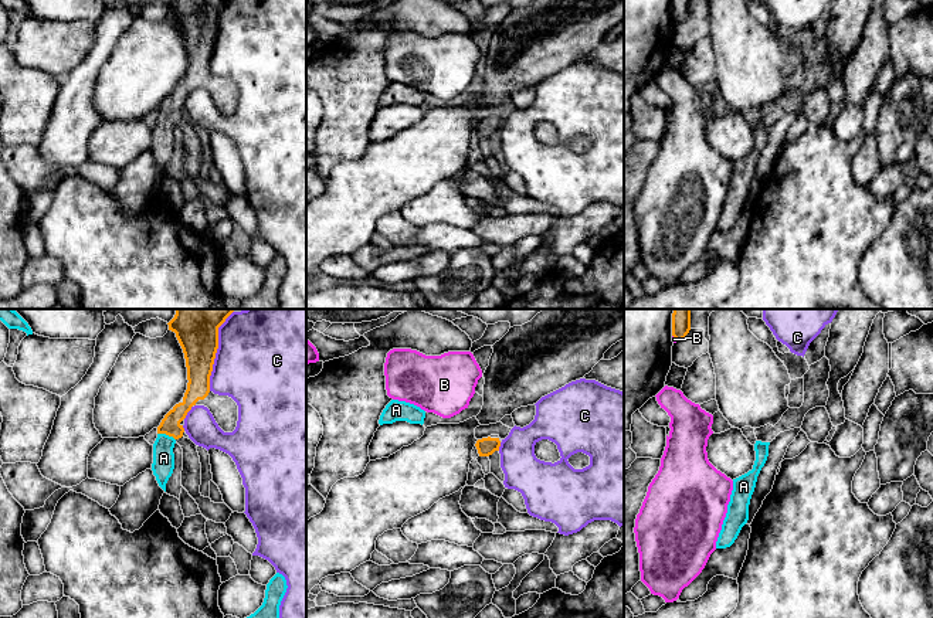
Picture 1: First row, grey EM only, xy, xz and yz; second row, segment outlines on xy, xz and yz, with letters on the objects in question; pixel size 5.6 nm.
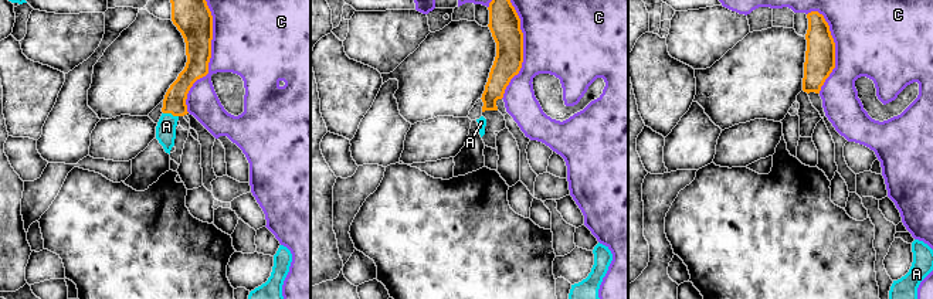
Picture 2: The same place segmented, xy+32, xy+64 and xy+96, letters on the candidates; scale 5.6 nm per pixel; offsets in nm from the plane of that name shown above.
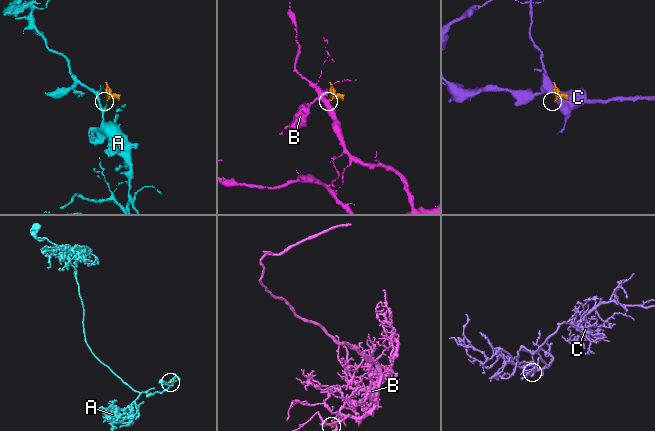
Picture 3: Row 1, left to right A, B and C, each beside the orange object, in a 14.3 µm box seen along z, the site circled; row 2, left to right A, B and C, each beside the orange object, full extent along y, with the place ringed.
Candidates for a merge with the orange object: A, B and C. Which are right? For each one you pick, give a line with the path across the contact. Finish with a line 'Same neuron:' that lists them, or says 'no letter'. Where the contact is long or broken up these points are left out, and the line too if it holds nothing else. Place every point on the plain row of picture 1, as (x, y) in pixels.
A: runs through xy (170, 108), (166, 116), (163, 141)
Same neuron: A

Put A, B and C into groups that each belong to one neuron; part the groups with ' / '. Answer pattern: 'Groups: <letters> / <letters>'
Groups: A / B / C

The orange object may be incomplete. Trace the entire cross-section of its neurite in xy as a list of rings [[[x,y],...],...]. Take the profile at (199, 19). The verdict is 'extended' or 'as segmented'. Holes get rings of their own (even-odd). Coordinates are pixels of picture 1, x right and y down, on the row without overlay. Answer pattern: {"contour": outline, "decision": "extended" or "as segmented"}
{"contour": [[[173,0],[167,7],[169,13],[176,16],[176,20],[183,31],[186,50],[187,50],[187,72],[183,82],[176,86],[162,102],[157,109],[157,120],[153,126],[153,146],[152,153],[156,159],[159,169],[166,174],[166,166],[174,152],[173,130],[184,115],[184,101],[194,88],[204,88],[213,96],[216,105],[224,115],[233,115],[238,103],[238,88],[228,78],[218,78],[210,72],[210,58],[216,35],[218,31],[218,10],[227,0]]], "decision": "extended"}

